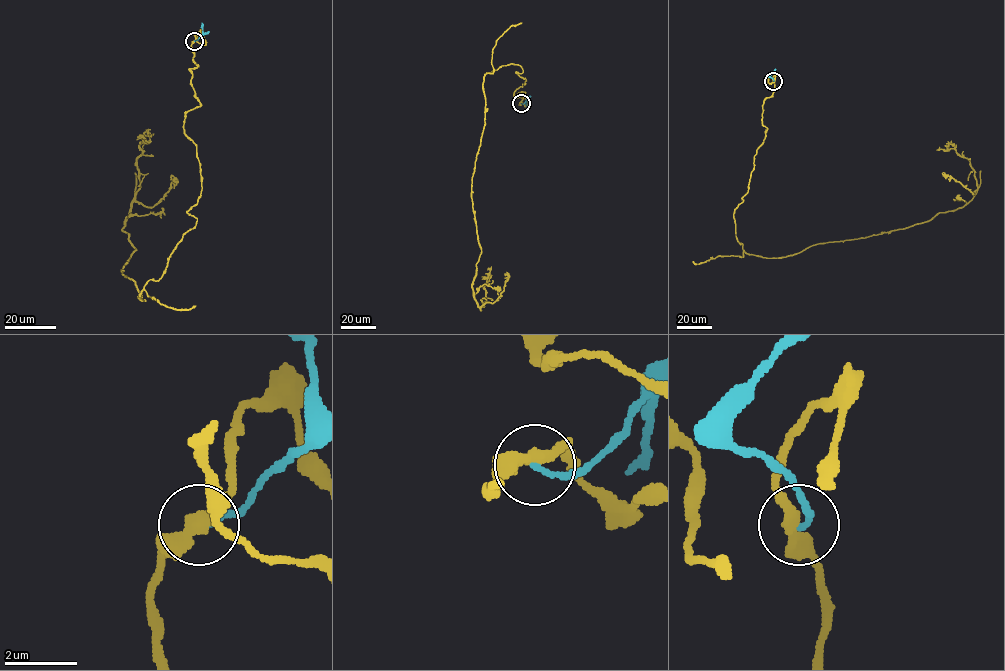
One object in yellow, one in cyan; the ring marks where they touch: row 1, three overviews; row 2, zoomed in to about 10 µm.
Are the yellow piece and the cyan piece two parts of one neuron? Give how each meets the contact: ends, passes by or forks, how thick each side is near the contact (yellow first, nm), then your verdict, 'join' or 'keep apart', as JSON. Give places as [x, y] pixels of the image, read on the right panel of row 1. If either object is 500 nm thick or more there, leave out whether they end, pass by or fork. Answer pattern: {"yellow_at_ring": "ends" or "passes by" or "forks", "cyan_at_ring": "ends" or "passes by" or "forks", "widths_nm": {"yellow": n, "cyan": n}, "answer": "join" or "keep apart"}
{"yellow_at_ring": "passes by", "cyan_at_ring": "ends", "widths_nm": {"yellow": 340, "cyan": 150}, "answer": "keep apart"}

